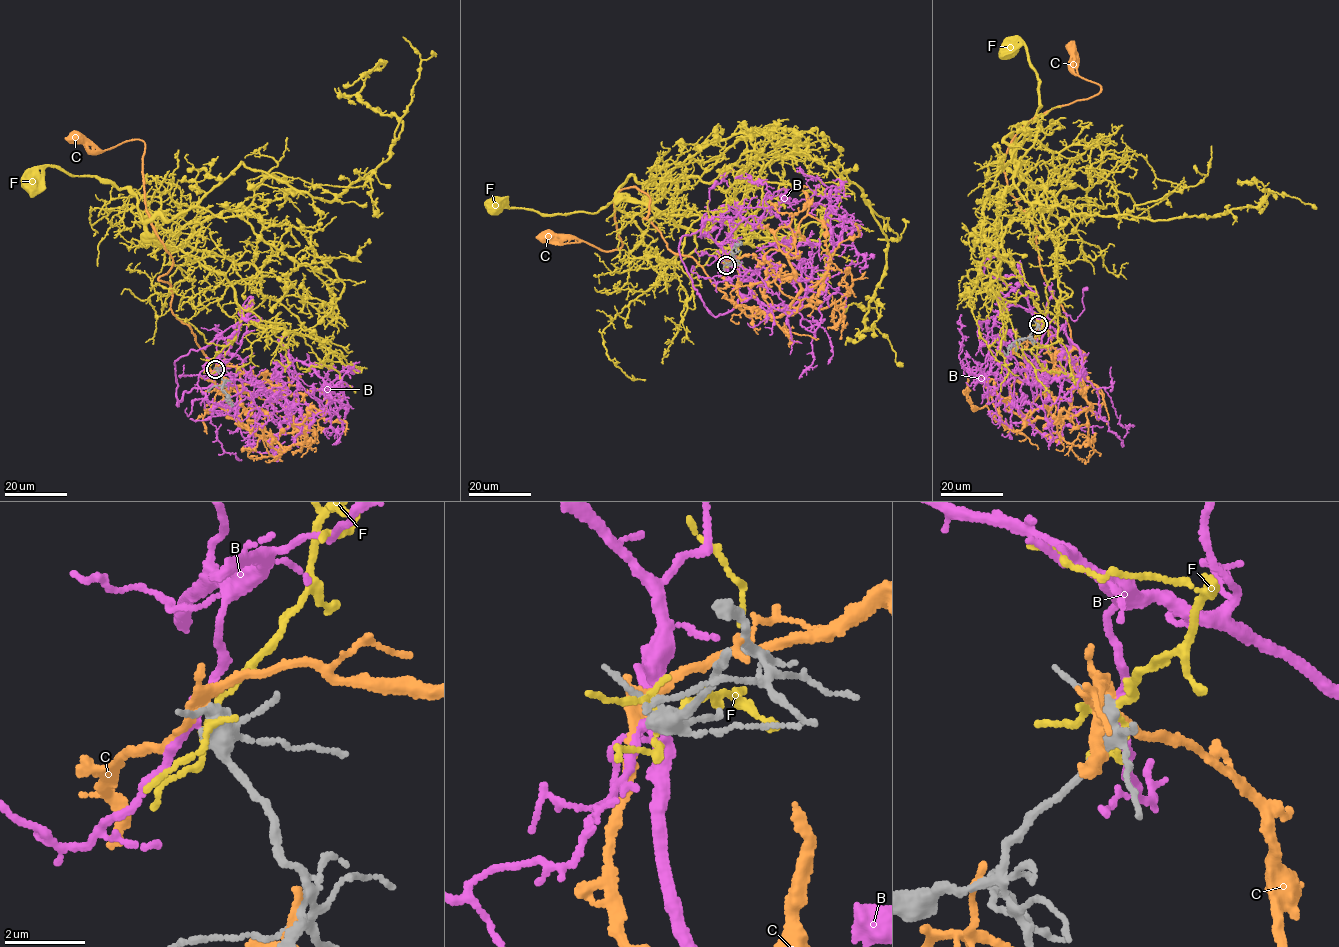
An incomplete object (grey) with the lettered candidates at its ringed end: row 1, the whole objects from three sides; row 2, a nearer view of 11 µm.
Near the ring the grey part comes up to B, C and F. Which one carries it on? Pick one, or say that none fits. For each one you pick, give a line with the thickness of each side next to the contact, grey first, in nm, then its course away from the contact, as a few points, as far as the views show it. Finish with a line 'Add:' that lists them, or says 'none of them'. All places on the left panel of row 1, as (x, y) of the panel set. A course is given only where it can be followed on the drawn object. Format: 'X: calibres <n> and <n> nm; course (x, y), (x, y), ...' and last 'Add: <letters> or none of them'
B: calibres 340 and 190 nm; course (216, 368), (217, 357), (214, 380), (184, 393), (178, 406), (174, 362), (246, 315), (239, 348), (225, 362)
Add: B

